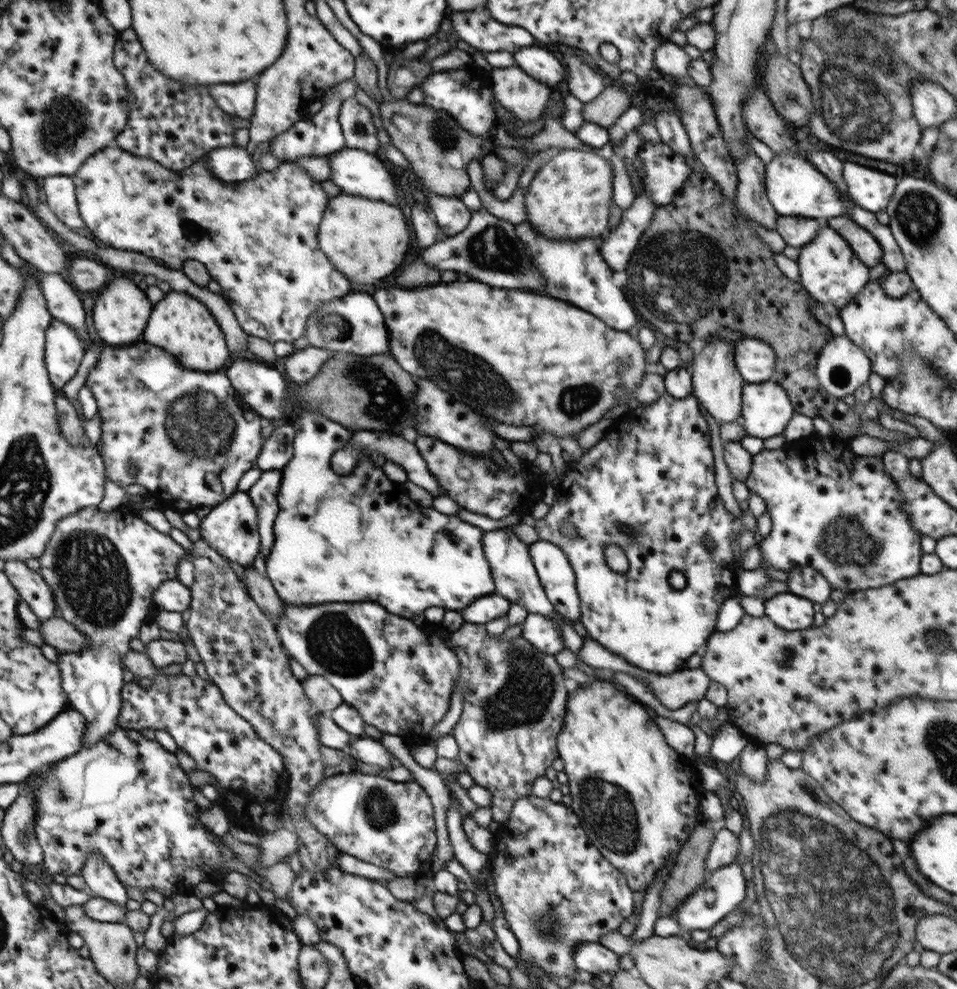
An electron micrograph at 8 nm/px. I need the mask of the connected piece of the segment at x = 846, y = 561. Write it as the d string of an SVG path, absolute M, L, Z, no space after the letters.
M830 432L828 436L814 434L800 443L787 442L782 449L764 449L752 457L752 469L744 483L750 495L756 493L762 497L773 525L770 534L759 545L761 565L754 570L741 568L737 572L739 594L766 601L762 597L763 590L773 580L766 569L775 568L786 573L797 564L815 568L833 590L848 593L880 588L921 573L921 538L904 512L899 486L884 472L881 457L864 457L854 453L849 438Z

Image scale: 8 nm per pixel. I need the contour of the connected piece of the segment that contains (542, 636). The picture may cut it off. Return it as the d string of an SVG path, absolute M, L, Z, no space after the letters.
M528 613L522 623L521 636L544 654L556 655L564 648L564 641L556 623L540 614Z

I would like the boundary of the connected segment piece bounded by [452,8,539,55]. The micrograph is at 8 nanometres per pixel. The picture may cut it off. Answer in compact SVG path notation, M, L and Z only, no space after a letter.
M486 8L480 12L468 10L452 14L452 26L456 30L459 43L481 52L504 50L514 55L522 48L539 45L531 32L520 26L502 25L492 18Z

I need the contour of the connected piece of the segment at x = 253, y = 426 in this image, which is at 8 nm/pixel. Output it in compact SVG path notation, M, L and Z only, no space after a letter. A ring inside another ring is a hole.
M146 342L128 348L102 346L100 359L90 371L85 385L94 394L97 413L102 420L98 450L105 462L105 476L124 488L134 483L144 486L157 497L162 510L172 508L184 514L202 512L206 506L218 506L238 490L238 481L251 469L261 451L264 442L261 415L244 405L224 370L205 372L204 375L197 370L186 370L175 356ZM132 468L137 472L134 473ZM208 472L216 474L223 484L220 494L206 482Z

